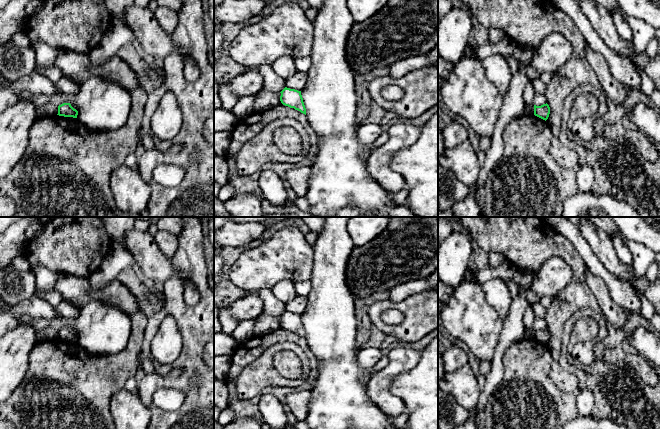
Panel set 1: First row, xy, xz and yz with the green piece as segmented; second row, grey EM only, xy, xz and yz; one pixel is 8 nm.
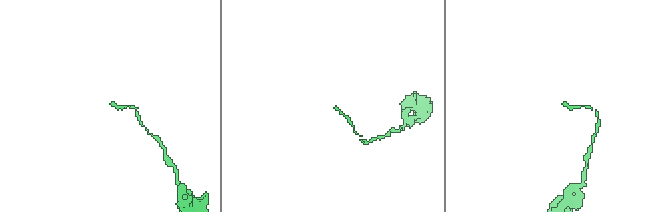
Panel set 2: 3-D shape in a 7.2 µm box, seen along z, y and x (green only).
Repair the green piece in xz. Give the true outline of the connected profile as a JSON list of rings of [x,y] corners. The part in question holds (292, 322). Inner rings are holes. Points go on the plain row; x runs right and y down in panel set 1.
[[[285,311],[280,317],[280,325],[283,329],[294,332],[306,339],[306,332],[301,315]]]

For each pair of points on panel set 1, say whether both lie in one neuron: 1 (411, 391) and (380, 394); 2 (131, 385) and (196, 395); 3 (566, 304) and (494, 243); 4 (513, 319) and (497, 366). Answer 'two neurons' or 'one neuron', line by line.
1: two neurons
2: two neurons
3: one neuron
4: one neuron

